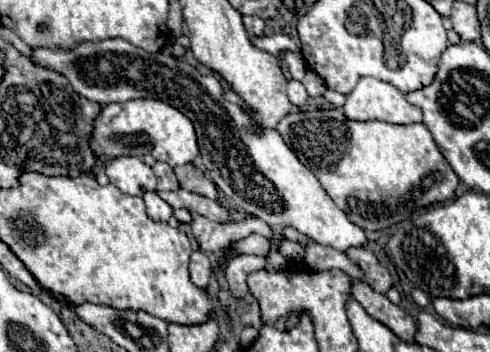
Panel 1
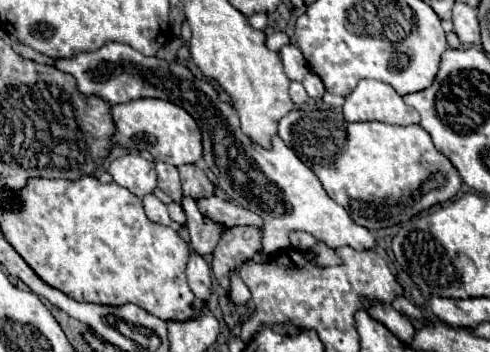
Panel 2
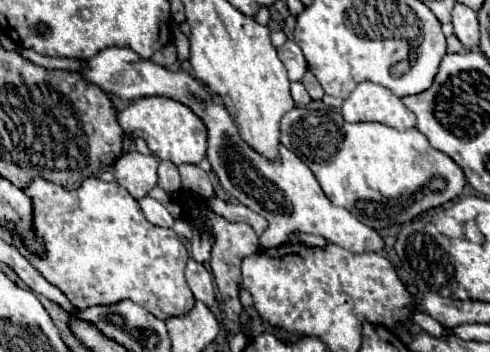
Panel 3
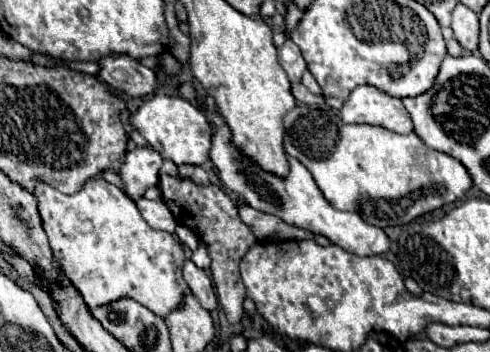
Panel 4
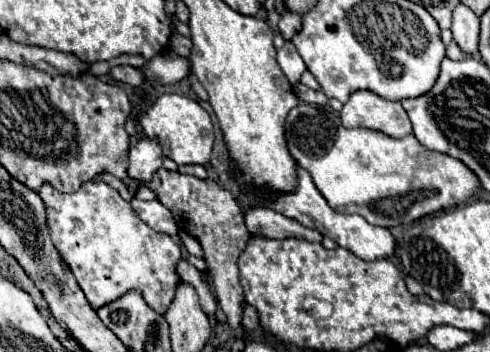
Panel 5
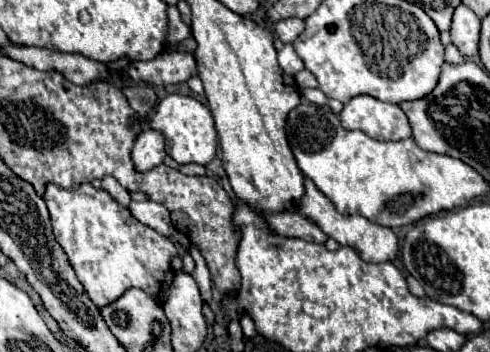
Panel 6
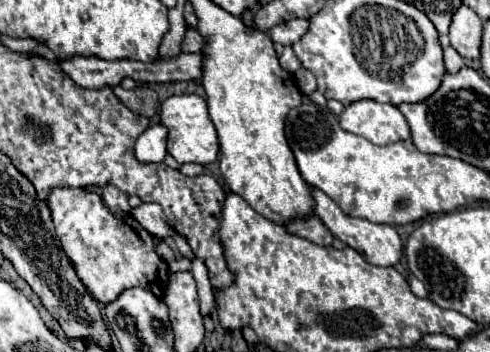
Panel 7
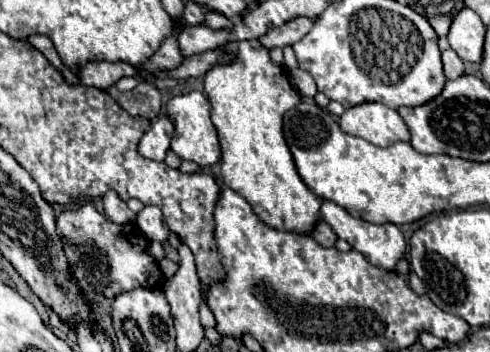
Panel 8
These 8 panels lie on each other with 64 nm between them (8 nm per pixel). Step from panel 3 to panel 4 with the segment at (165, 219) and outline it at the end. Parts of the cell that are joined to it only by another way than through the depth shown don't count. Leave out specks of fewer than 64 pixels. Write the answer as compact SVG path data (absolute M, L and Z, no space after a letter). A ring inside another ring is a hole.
M138 198L136 206L142 214L142 218L154 228L154 230L164 230L174 234L176 228L176 220L170 214L168 206L162 200L146 200L146 198Z

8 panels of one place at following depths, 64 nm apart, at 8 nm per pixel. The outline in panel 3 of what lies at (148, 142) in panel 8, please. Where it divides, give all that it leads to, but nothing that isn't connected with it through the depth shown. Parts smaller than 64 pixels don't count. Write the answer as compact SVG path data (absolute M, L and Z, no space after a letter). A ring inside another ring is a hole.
M126 152L116 160L112 168L116 182L126 188L136 200L144 198L158 184L158 158L152 154Z

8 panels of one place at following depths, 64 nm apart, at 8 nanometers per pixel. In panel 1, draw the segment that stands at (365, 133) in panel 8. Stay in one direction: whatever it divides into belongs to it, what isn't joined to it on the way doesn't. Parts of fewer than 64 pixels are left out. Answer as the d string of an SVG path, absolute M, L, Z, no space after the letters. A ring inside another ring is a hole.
M362 78L346 96L344 114L348 120L382 120L390 124L422 122L420 108L406 102L404 94L388 82Z

